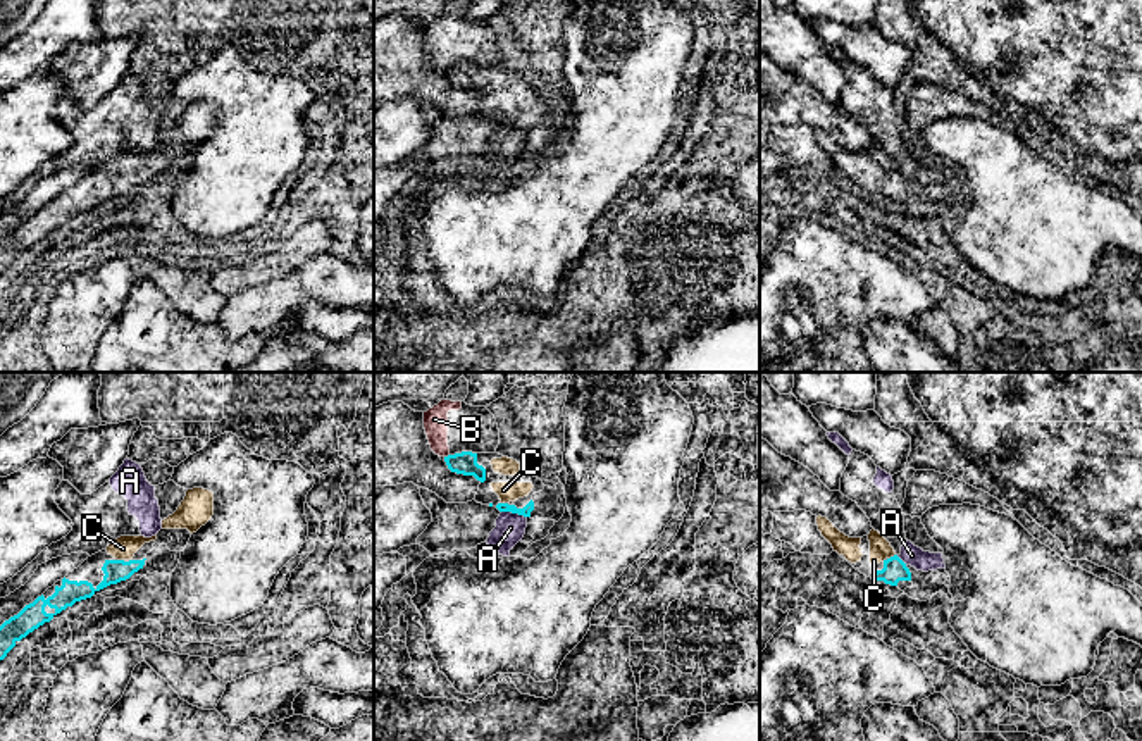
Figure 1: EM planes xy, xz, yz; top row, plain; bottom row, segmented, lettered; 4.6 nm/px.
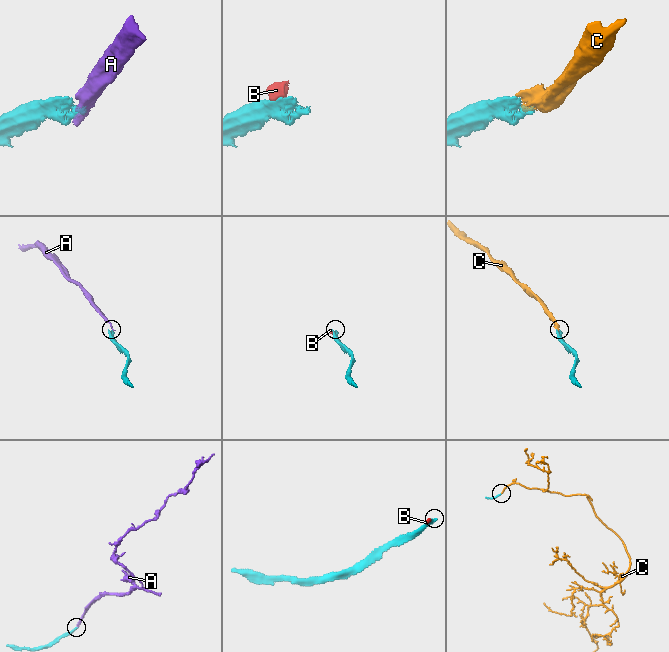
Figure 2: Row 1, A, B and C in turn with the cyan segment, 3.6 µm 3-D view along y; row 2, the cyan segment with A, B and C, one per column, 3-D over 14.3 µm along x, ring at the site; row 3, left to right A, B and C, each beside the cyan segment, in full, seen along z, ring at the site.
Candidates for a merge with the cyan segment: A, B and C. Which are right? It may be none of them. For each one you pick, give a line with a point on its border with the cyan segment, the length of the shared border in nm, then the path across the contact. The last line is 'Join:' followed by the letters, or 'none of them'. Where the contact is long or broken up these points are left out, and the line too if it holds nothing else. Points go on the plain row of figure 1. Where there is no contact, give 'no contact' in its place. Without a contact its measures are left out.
C: meets cyan in xz at (503, 118); contact 40 nm long
Join: C

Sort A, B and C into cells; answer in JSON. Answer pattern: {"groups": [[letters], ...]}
{"groups": [["A"], ["B"], ["C"]]}

